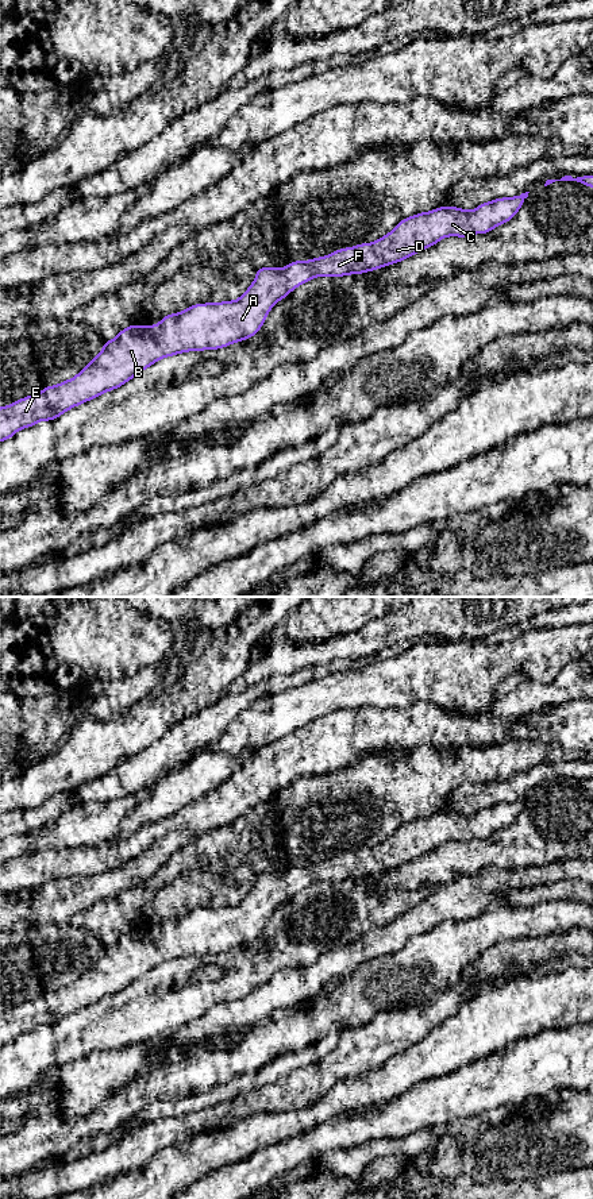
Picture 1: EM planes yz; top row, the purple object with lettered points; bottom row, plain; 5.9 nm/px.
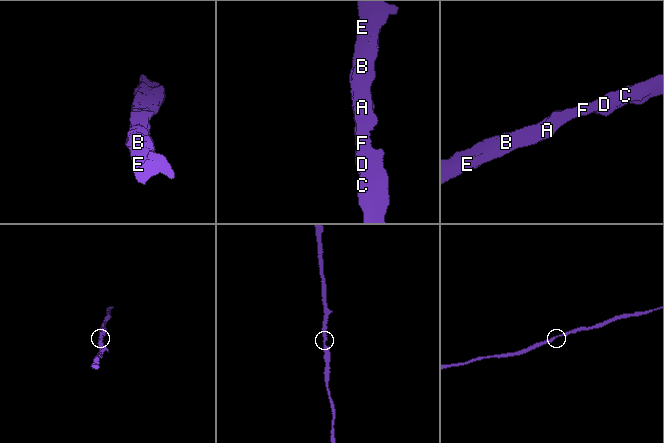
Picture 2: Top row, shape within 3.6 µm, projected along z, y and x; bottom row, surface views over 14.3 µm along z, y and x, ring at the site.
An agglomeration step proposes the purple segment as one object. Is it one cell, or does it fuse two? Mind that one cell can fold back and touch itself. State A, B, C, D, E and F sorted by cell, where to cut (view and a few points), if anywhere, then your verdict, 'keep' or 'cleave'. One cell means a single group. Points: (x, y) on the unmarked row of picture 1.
groups A B C D E F; cut none; keep

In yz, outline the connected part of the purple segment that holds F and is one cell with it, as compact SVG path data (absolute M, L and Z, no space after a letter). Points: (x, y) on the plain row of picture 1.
M528 798L511 803L496 803L478 810L473 816L440 811L431 817L421 817L403 824L393 836L373 848L339 853L330 860L311 865L294 865L284 874L259 872L246 898L235 906L196 909L182 917L165 921L154 932L128 930L115 944L104 947L101 957L72 984L46 991L39 998L0 1013L0 1046L12 1042L19 1034L32 1032L43 1025L53 1026L66 1015L120 992L165 961L186 956L217 955L254 941L263 930L273 910L313 882L362 879L401 867L447 841L465 843L474 838L488 838L500 829L509 826L521 813Z

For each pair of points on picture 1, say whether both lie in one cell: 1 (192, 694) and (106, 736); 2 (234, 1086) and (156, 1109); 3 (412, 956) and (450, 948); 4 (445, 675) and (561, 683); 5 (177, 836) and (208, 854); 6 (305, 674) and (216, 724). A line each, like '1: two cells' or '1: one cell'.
1: one cell
2: one cell
3: one cell
4: two cells
5: two cells
6: one cell

